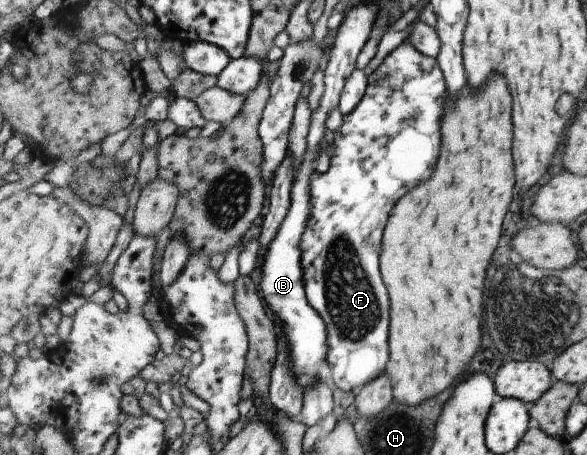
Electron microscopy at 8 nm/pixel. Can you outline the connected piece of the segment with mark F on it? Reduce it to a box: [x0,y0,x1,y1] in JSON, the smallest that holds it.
[301,38,446,392]

